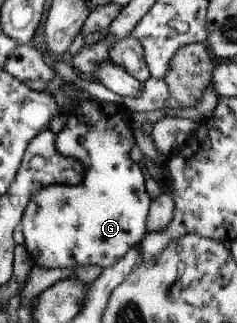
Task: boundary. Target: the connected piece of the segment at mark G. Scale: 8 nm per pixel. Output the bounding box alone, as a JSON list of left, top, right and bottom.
[20,95,151,269]

